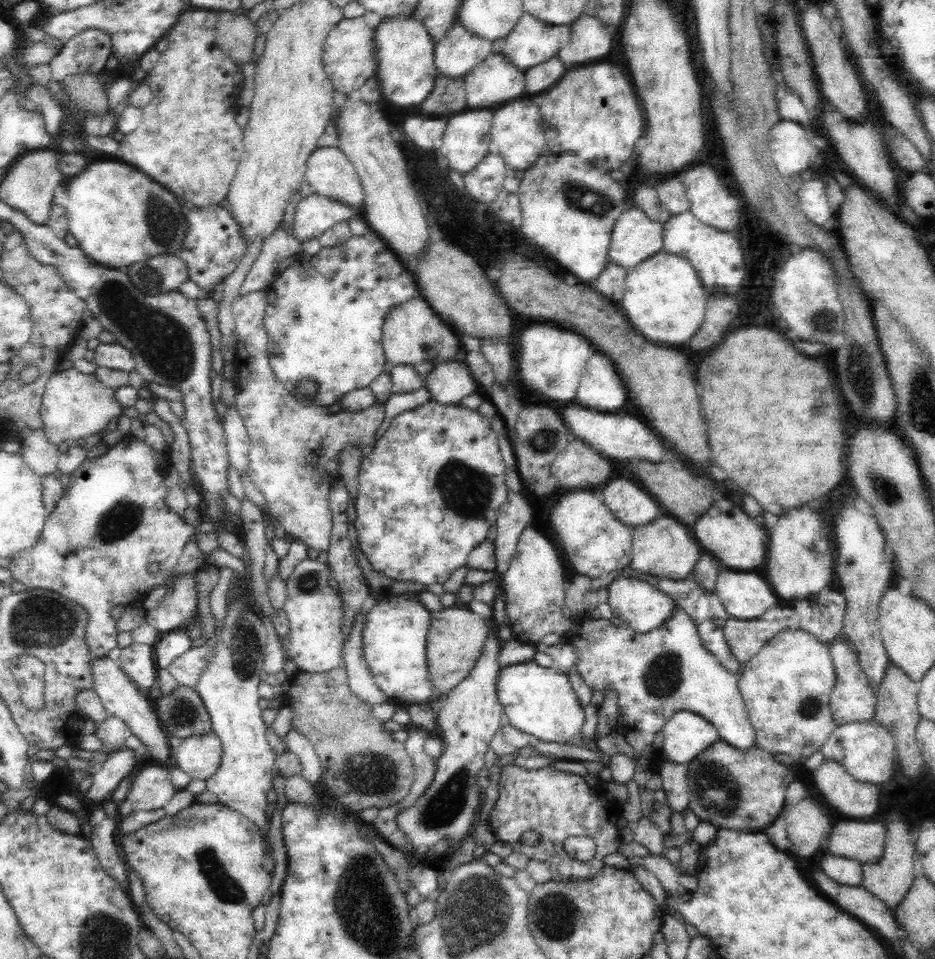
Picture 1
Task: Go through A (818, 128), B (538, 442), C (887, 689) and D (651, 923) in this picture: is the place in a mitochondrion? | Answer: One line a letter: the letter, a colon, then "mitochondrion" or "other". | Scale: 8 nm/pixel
A: other
B: mitochondrion
C: other
D: other

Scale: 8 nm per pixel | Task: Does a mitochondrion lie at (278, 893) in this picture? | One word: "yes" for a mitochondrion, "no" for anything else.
no

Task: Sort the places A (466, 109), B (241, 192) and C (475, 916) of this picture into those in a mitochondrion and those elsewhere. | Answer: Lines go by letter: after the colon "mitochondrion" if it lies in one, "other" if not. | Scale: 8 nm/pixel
A: other
B: other
C: mitochondrion

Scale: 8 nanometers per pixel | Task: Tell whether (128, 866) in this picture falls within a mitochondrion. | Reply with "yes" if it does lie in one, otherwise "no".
no

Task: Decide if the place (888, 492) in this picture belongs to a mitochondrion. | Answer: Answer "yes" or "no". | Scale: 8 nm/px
yes

